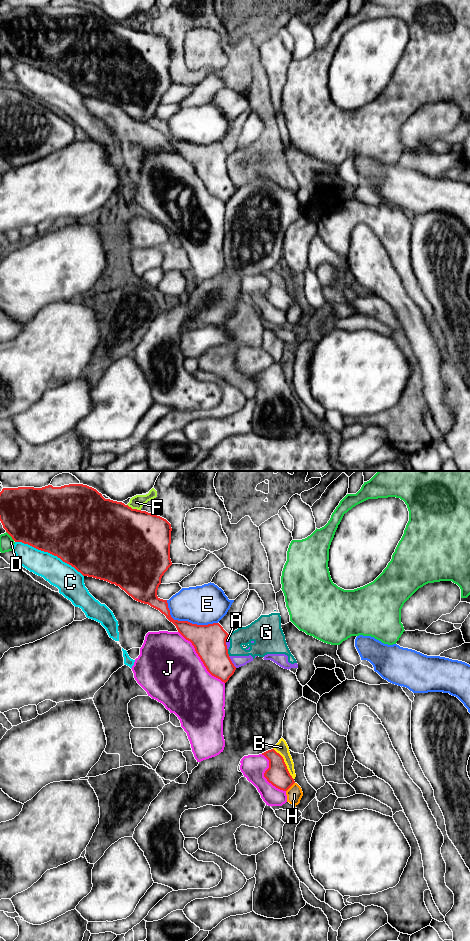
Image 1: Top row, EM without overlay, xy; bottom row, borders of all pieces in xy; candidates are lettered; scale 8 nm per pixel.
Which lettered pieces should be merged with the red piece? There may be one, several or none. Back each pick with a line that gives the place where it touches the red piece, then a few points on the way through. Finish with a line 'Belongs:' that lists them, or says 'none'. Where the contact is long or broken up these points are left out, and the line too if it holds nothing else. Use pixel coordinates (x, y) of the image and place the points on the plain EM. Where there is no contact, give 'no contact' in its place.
Belongs: none

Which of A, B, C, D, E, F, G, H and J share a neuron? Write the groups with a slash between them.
A B F G / C / D / E / H / J

